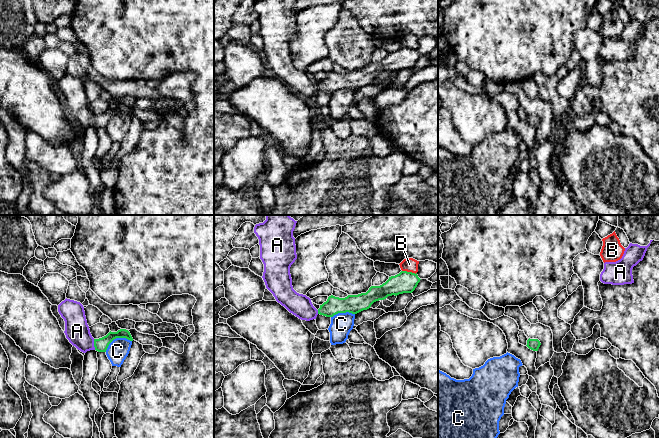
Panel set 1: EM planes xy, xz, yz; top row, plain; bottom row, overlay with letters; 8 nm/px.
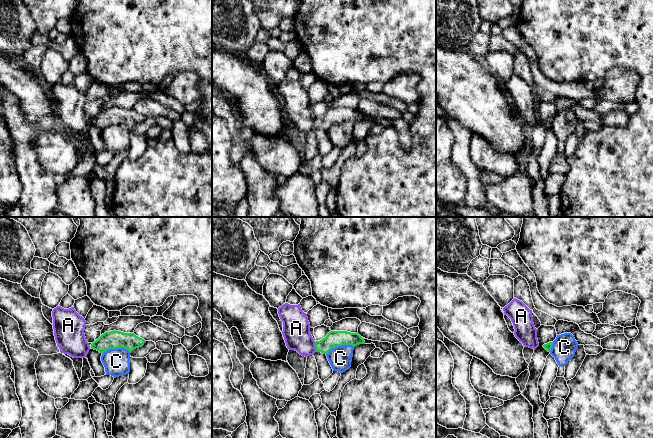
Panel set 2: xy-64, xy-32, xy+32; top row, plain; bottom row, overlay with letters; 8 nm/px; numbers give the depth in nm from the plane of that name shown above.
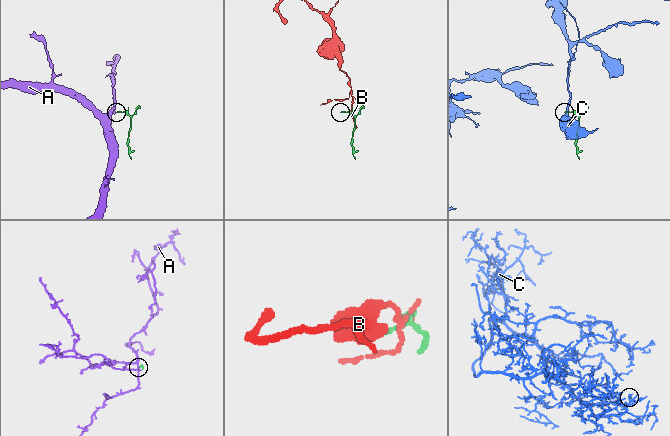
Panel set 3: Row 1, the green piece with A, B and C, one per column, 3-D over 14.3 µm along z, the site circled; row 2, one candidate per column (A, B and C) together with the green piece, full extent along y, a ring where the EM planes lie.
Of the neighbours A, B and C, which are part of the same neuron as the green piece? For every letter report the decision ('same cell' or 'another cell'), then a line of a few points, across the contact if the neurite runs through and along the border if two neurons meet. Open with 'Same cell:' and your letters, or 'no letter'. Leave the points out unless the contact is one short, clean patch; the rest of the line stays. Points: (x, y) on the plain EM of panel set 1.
Same cell: A
A: same cell | xy (101, 120), (94, 120), (89, 119), (77, 107)
B: another cell
C: another cell | xy (131, 116), (116, 114), (105, 127)

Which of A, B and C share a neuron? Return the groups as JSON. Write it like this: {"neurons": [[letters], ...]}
{"neurons": [["A"], ["B"], ["C"]]}

